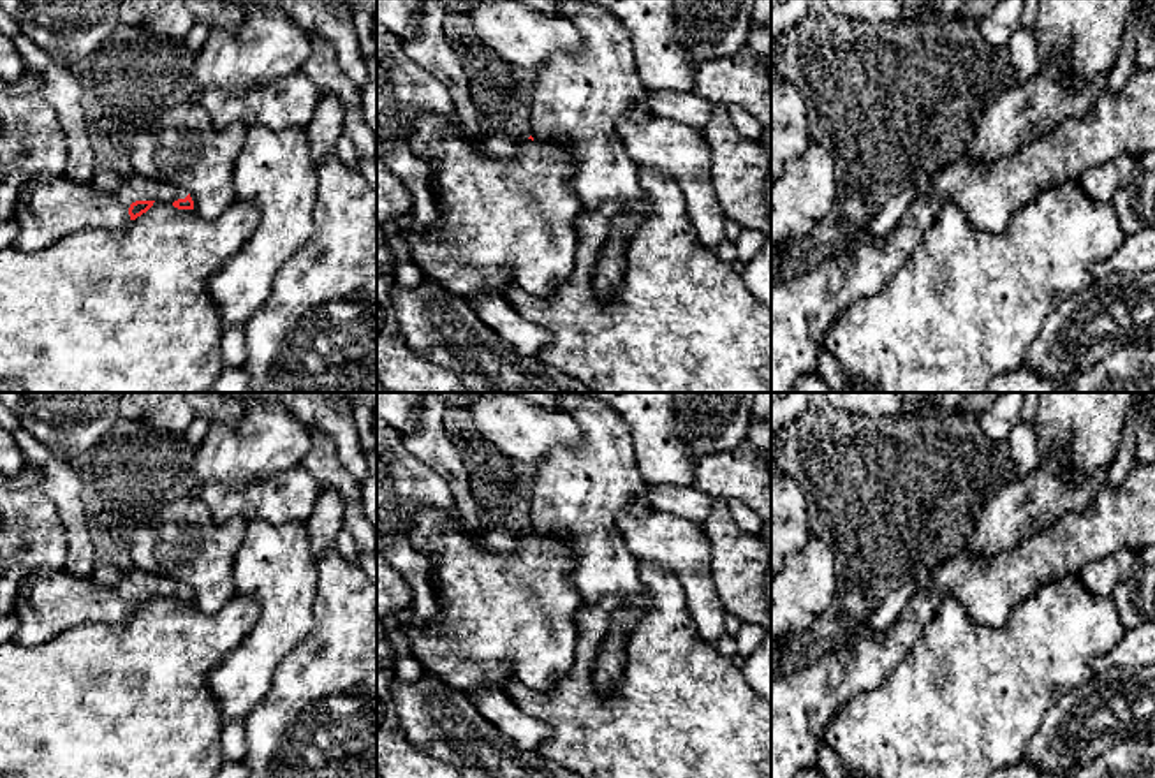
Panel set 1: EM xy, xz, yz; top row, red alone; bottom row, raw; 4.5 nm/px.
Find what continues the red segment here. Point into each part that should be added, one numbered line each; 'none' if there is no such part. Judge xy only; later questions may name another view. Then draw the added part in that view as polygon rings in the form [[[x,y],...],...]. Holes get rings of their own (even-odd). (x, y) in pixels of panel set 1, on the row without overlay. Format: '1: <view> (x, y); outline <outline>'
1: xy (50, 601); outline [[[132,567],[116,586],[102,586],[93,579],[65,569],[37,569],[21,583],[12,614],[18,621],[12,641],[39,646],[85,621],[120,625],[130,620],[129,602],[136,595],[173,598],[185,593],[187,584],[153,576]]]

